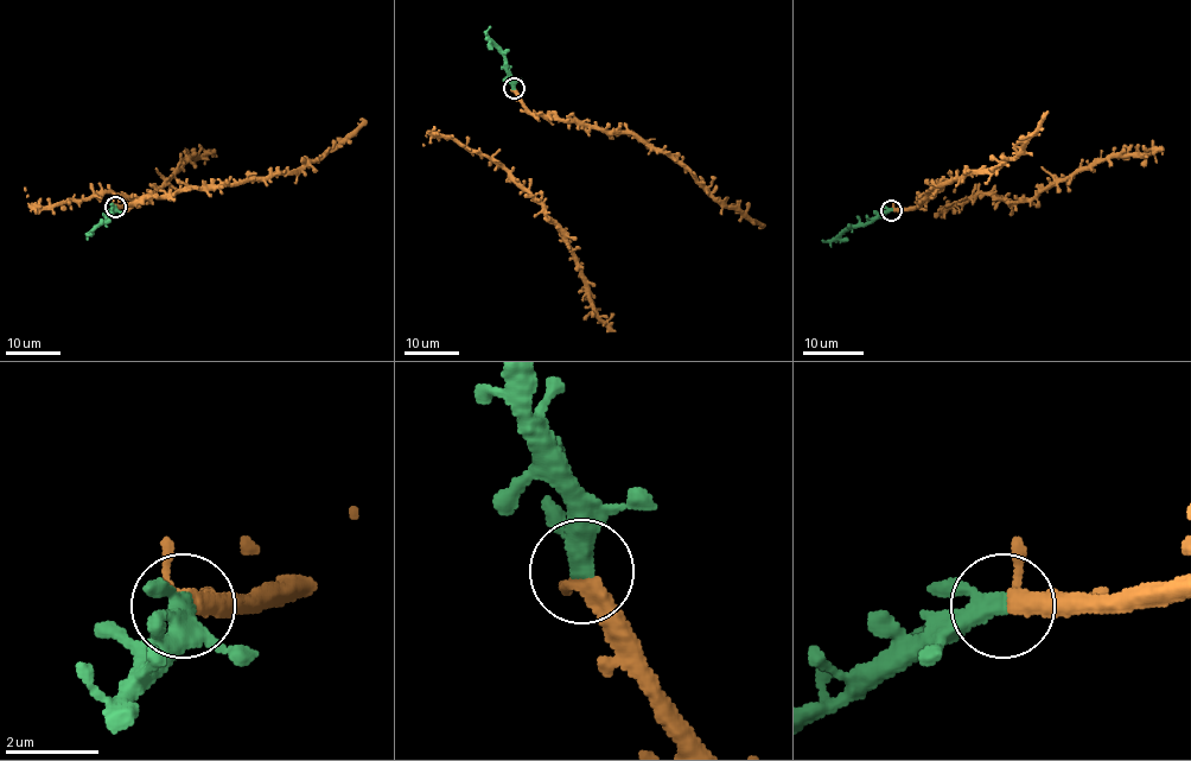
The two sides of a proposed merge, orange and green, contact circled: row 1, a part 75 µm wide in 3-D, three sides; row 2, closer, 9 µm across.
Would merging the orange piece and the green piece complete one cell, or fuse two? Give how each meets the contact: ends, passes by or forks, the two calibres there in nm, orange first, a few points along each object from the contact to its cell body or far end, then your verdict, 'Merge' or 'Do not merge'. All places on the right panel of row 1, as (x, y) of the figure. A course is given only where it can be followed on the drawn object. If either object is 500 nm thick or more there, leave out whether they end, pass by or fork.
At the ring orange passes by. At the ring green passes by. Thickness 320 nm (orange) against 360 nm. Course of orange: (892, 209), (912, 209), (934, 190), (954, 179), (997, 171), (1023, 148), (1046, 112). Course of green: (891, 209), (866, 223), (848, 224), (829, 241), (822, 240). Merge

